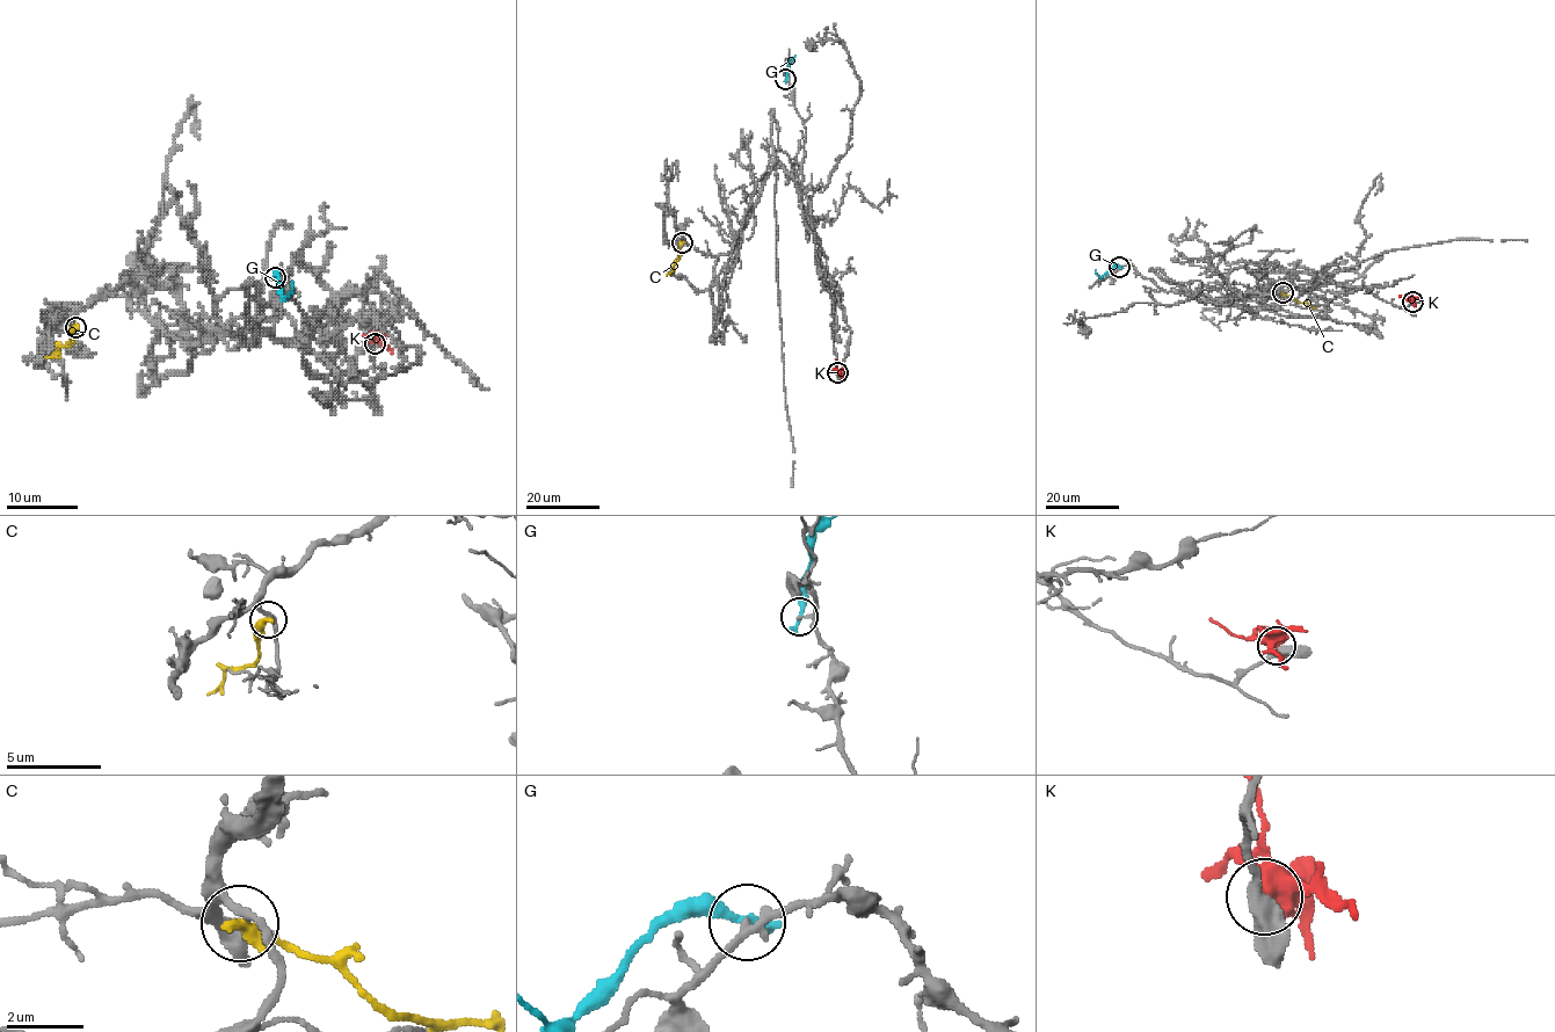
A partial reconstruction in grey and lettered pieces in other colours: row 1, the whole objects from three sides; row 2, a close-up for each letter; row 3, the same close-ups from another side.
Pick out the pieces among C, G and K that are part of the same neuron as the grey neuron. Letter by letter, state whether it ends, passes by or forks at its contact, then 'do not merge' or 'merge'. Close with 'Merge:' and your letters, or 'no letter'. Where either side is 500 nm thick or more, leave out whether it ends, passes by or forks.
C: it ends there; do not merge
G: it ends there; do not merge
K: it forks there; do not merge
Merge: no letter

